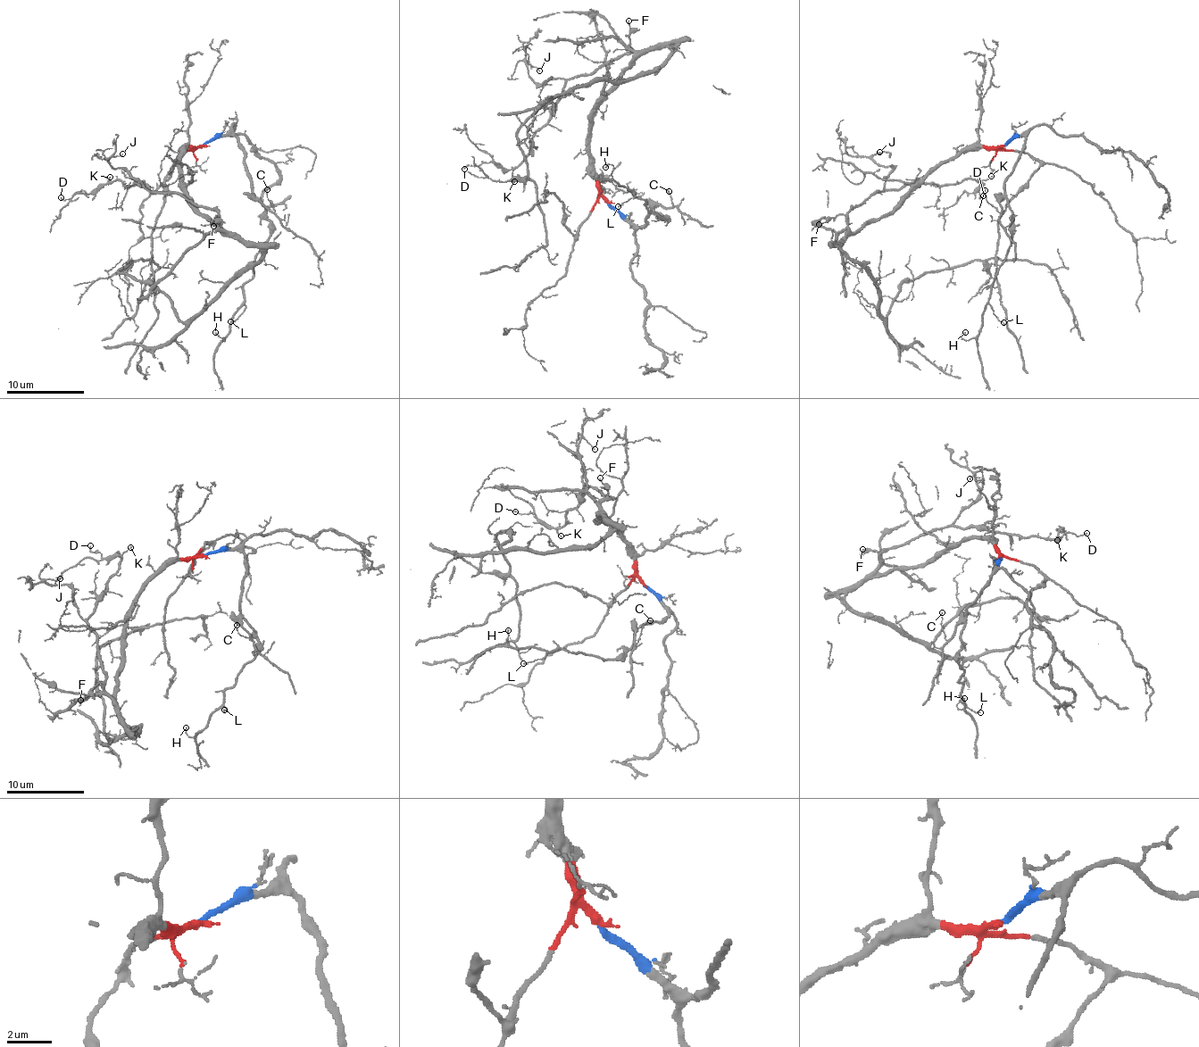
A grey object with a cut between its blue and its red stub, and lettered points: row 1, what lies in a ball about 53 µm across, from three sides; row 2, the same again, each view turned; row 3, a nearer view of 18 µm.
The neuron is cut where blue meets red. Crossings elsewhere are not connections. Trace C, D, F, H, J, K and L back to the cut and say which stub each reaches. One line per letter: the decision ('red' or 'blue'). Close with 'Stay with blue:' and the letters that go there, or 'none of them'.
C: blue
D: red
F: red
H: blue
J: red
K: red
L: blue
Stay with blue: C, H, L

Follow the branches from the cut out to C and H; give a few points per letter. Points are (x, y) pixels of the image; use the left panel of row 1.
C: (203, 146), (222, 137), (237, 138), (252, 179), (252, 191), (272, 211), (267, 189)
H: (203, 146), (237, 138), (270, 239), (224, 340), (215, 332)

